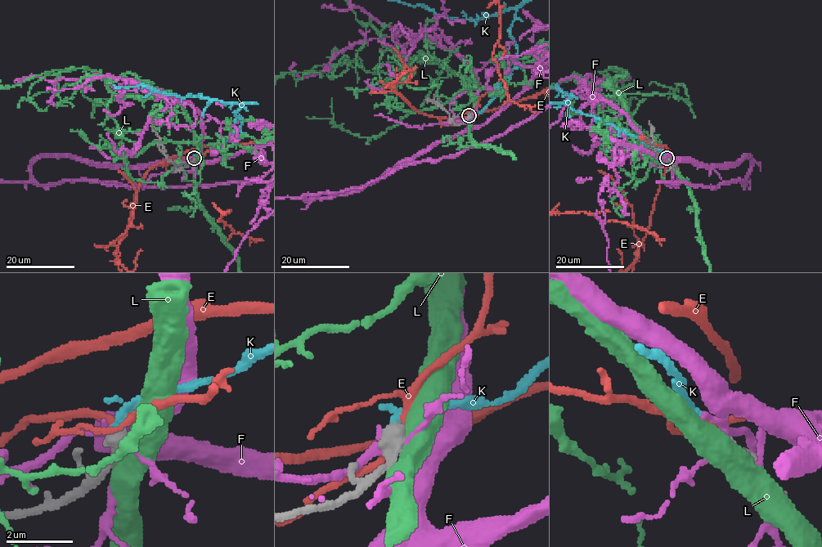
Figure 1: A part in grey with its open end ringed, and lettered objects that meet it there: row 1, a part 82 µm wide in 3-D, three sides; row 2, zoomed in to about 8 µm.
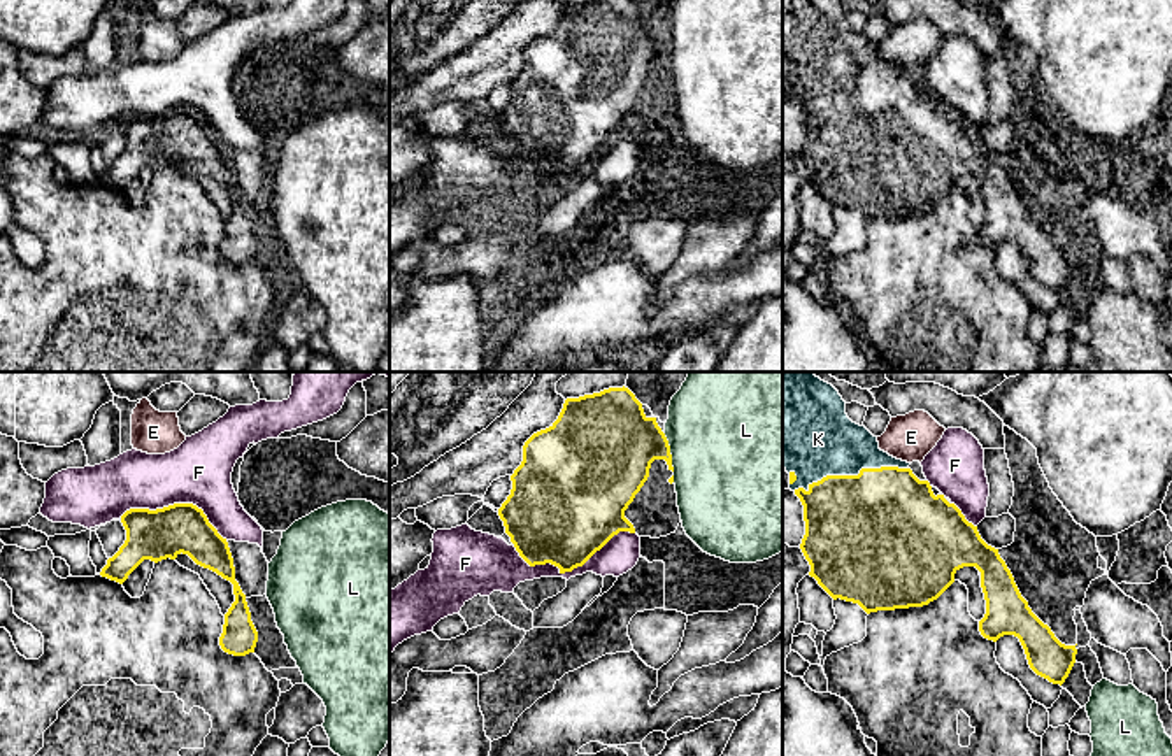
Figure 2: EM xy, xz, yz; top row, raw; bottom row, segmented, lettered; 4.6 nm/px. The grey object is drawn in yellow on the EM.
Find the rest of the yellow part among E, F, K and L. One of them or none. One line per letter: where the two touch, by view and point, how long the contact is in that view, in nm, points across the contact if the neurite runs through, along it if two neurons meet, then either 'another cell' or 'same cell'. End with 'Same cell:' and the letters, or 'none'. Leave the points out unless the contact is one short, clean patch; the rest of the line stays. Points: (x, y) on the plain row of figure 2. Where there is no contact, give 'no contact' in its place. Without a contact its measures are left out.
E: no contact; another cell
F: meets yellow in xz at (572, 176); contact 550 nm long; another cell
K: meets yellow in yz at (850, 83); contact 550 nm long; same cell
L: meets yellow in xz at (669, 60); contact 180 nm long; border along xz (664, 41), (674, 78); another cell
Same cell: K

